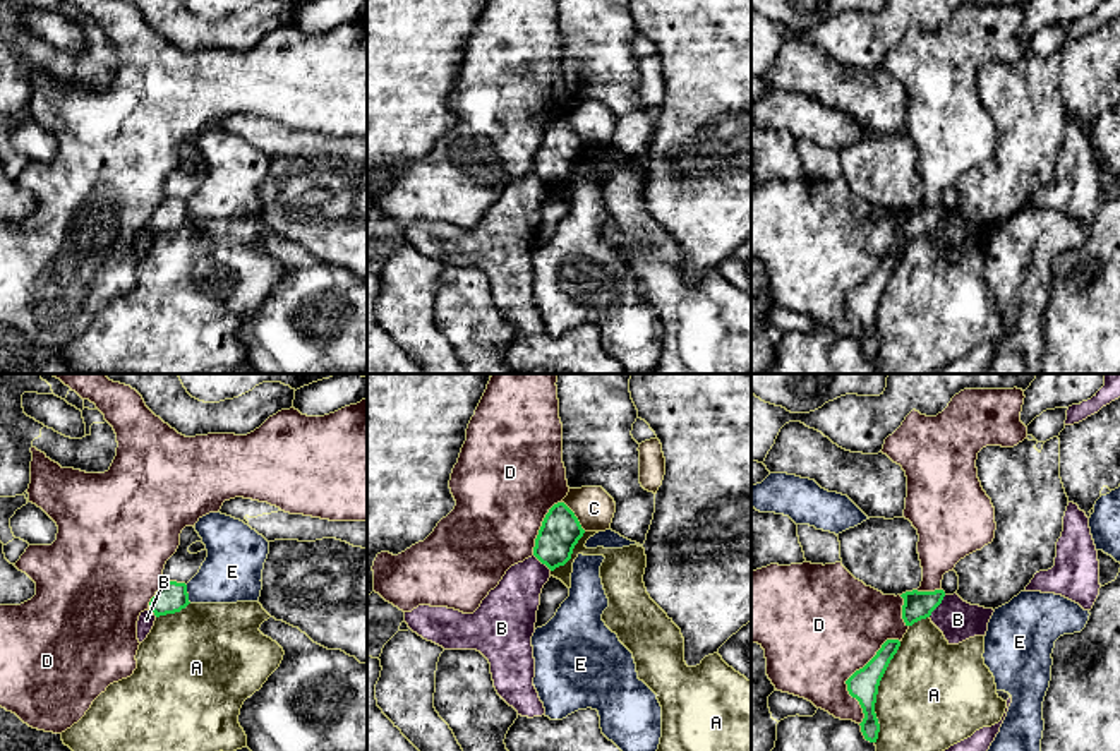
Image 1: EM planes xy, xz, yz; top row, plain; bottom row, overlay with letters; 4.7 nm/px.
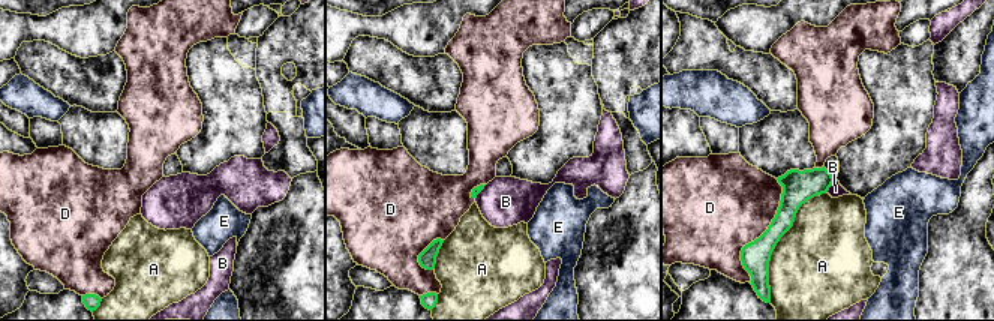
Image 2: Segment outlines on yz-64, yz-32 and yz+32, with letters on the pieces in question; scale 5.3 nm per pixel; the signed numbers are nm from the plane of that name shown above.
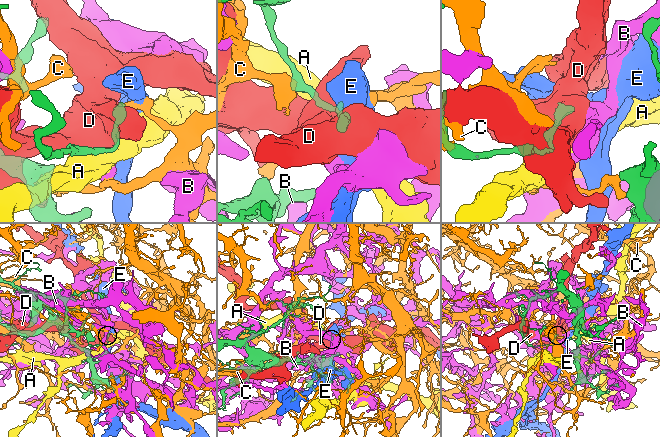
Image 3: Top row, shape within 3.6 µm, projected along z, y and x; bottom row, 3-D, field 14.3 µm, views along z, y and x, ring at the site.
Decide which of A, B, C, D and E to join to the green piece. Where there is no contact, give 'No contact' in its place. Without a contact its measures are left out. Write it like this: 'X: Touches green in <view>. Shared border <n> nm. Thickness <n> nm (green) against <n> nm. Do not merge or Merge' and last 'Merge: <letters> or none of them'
A: Touches green in yz. Shared border 500 nm. Thickness 140 nm (green) against 480 nm. Do not merge
B: Touches green in yz. Shared border 130 nm. Thickness 130 nm (green) against 190 nm. Do not merge
C: Touches green in xz. Shared border 180 nm. Thickness 190 nm (green) against 190 nm. Do not merge
D: Touches green in yz. Shared border 440 nm. Thickness 140 nm (green) against 500 nm. Do not merge
E: Touches green in xy. Shared border 90 nm. Thickness 150 nm (green) against 280 nm. Do not merge
Merge: none of them

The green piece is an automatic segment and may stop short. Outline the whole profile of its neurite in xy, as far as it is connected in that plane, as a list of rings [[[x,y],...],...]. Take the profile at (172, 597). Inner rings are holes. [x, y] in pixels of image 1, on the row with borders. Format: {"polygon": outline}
{"polygon": [[[165,581],[149,602],[149,610],[156,617],[180,612],[189,605],[189,593],[185,583]]]}

